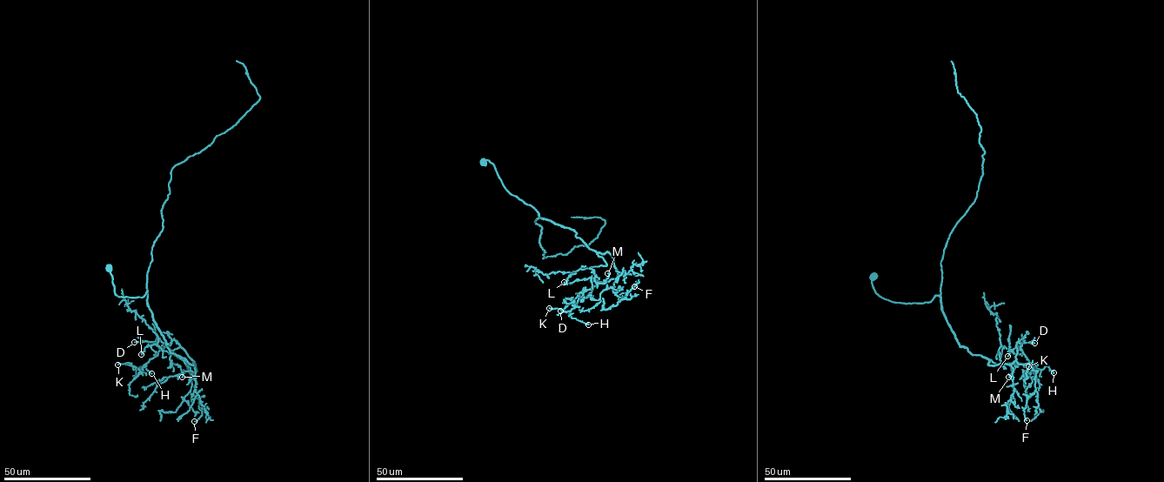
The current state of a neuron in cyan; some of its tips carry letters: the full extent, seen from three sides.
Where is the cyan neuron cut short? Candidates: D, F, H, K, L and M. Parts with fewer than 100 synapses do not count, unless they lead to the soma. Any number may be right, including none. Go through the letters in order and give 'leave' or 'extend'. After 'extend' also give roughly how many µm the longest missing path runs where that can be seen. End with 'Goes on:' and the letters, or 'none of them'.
D: extend; missing 50 µm
F: leave
H: leave
K: leave
L: leave
M: leave
Goes on: D

